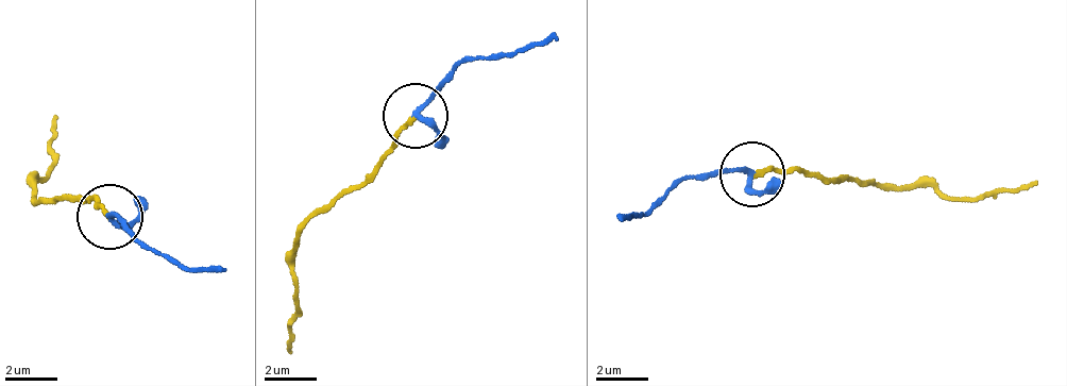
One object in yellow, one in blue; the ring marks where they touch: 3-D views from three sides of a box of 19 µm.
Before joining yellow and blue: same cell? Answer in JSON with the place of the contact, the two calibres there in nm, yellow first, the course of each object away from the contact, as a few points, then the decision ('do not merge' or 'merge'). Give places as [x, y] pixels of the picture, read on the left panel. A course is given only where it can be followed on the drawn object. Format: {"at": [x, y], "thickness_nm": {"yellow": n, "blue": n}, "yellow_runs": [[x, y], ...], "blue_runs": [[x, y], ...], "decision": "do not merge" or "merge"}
{"at": [109, 217], "thickness_nm": {"yellow": 160, "blue": 180}, "yellow_runs": [[111, 216], [96, 192], [35, 200], [34, 178], [54, 157], [61, 115]], "blue_runs": [[111, 216], [146, 246], [187, 269], [226, 271]], "decision": "merge"}

